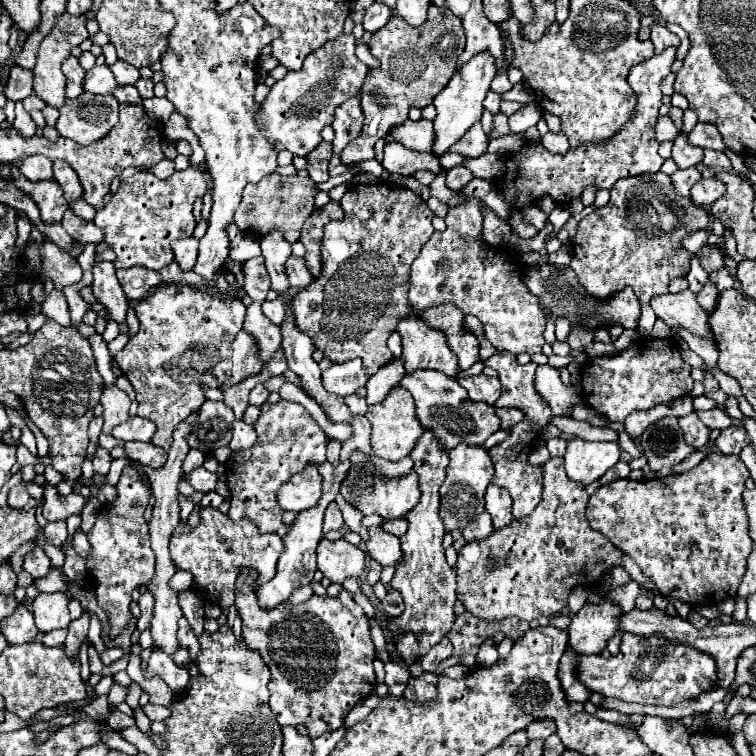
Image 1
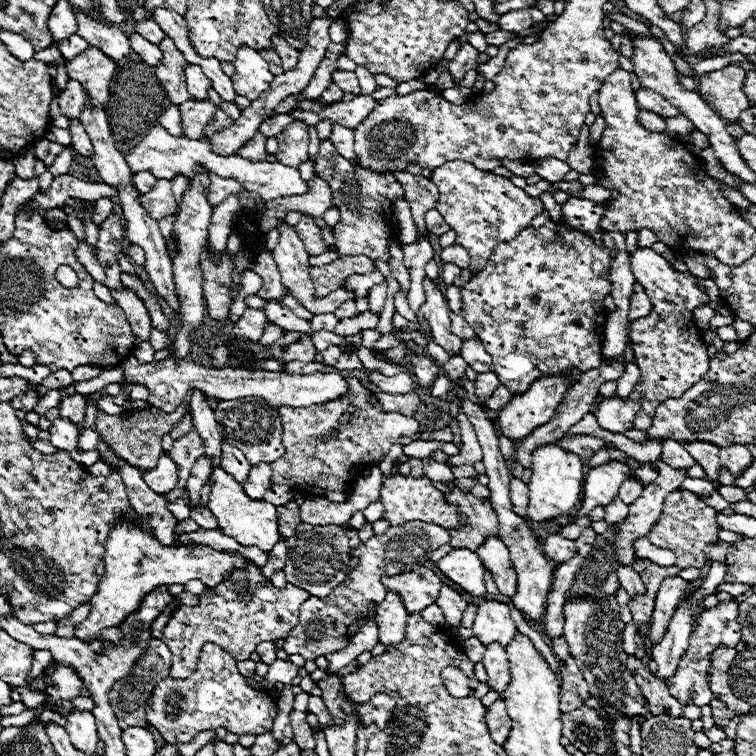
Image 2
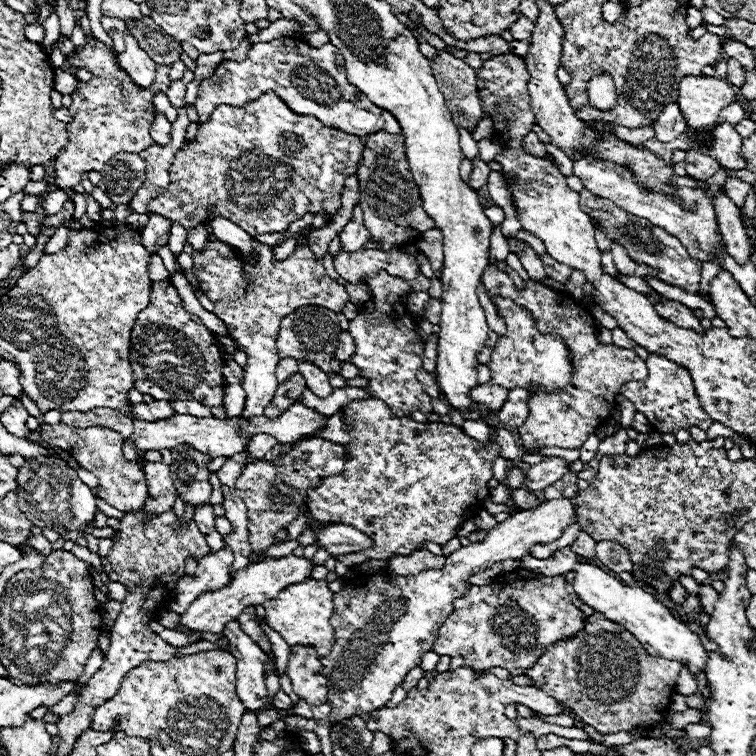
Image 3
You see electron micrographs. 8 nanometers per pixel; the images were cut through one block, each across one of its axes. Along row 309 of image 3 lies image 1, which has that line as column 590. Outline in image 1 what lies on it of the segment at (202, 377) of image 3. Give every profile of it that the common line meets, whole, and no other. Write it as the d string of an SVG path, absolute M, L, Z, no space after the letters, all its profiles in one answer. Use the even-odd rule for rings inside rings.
M668 46L664 48L664 52L654 54L652 58L644 60L642 64L630 70L628 82L638 96L636 116L632 124L628 122L626 128L608 144L598 144L598 146L590 144L584 148L570 148L566 154L552 154L540 142L526 142L520 152L508 156L506 172L502 178L493 183L493 186L496 190L504 192L506 200L514 206L514 212L510 218L514 232L518 232L522 238L532 238L538 232L532 224L528 224L520 216L520 210L528 204L535 204L544 194L552 196L554 202L558 204L568 204L572 198L578 198L588 184L610 190L620 178L638 176L646 172L654 174L660 170L660 166L664 164L664 158L658 154L660 144L656 140L654 128L656 128L660 104L662 104L660 82L664 80L664 76L670 74L670 66L674 60L676 60L676 48Z

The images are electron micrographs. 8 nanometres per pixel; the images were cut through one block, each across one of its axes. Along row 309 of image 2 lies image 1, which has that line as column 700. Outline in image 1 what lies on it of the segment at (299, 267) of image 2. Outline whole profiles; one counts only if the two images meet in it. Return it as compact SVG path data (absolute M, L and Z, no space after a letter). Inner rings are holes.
M684 290L678 294L662 294L650 300L652 310L658 318L662 318L668 326L680 326L690 330L694 336L710 336L708 314L696 304L696 294L692 290Z

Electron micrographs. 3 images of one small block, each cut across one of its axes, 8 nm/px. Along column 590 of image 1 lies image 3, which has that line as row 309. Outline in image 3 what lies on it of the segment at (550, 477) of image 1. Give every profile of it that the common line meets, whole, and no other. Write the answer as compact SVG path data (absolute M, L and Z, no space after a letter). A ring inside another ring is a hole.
M494 262L488 264L482 276L484 288L488 296L510 298L516 304L528 308L536 320L536 328L544 334L562 336L568 342L574 362L572 382L560 394L532 394L528 400L530 414L526 422L518 428L520 444L524 448L540 448L540 446L558 446L558 448L580 448L588 436L610 418L610 410L616 408L616 394L622 384L630 380L644 380L648 376L646 362L628 348L618 348L613 344L602 344L596 338L596 320L574 300L566 300L562 292L550 290L542 284L528 280L524 290L516 290L512 280L494 268Z

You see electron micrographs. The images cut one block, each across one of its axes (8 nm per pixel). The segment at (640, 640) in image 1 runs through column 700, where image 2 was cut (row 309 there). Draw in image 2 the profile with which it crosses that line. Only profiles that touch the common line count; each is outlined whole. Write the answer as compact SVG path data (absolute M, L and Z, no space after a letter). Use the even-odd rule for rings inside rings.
M636 248L632 252L632 274L636 282L644 286L644 292L652 300L652 314L630 322L630 344L640 368L640 382L630 394L632 400L644 398L642 410L636 414L636 428L648 430L656 406L668 398L680 398L692 384L696 384L710 366L706 344L700 338L700 328L692 320L692 310L708 302L708 296L696 286L696 276L690 272L678 272L656 254L652 248Z

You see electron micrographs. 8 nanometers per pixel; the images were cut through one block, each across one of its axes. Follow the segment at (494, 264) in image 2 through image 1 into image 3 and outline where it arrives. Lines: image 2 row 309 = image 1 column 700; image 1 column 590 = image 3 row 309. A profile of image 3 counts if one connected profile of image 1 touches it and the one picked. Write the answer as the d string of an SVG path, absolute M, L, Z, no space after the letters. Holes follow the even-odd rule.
M492 298L492 304L506 322L506 334L498 338L498 344L490 354L490 362L486 364L492 374L490 384L508 390L526 388L528 392L534 388L542 388L546 392L562 390L572 378L572 356L566 342L560 336L542 334L536 328L532 314L516 302L508 298Z

